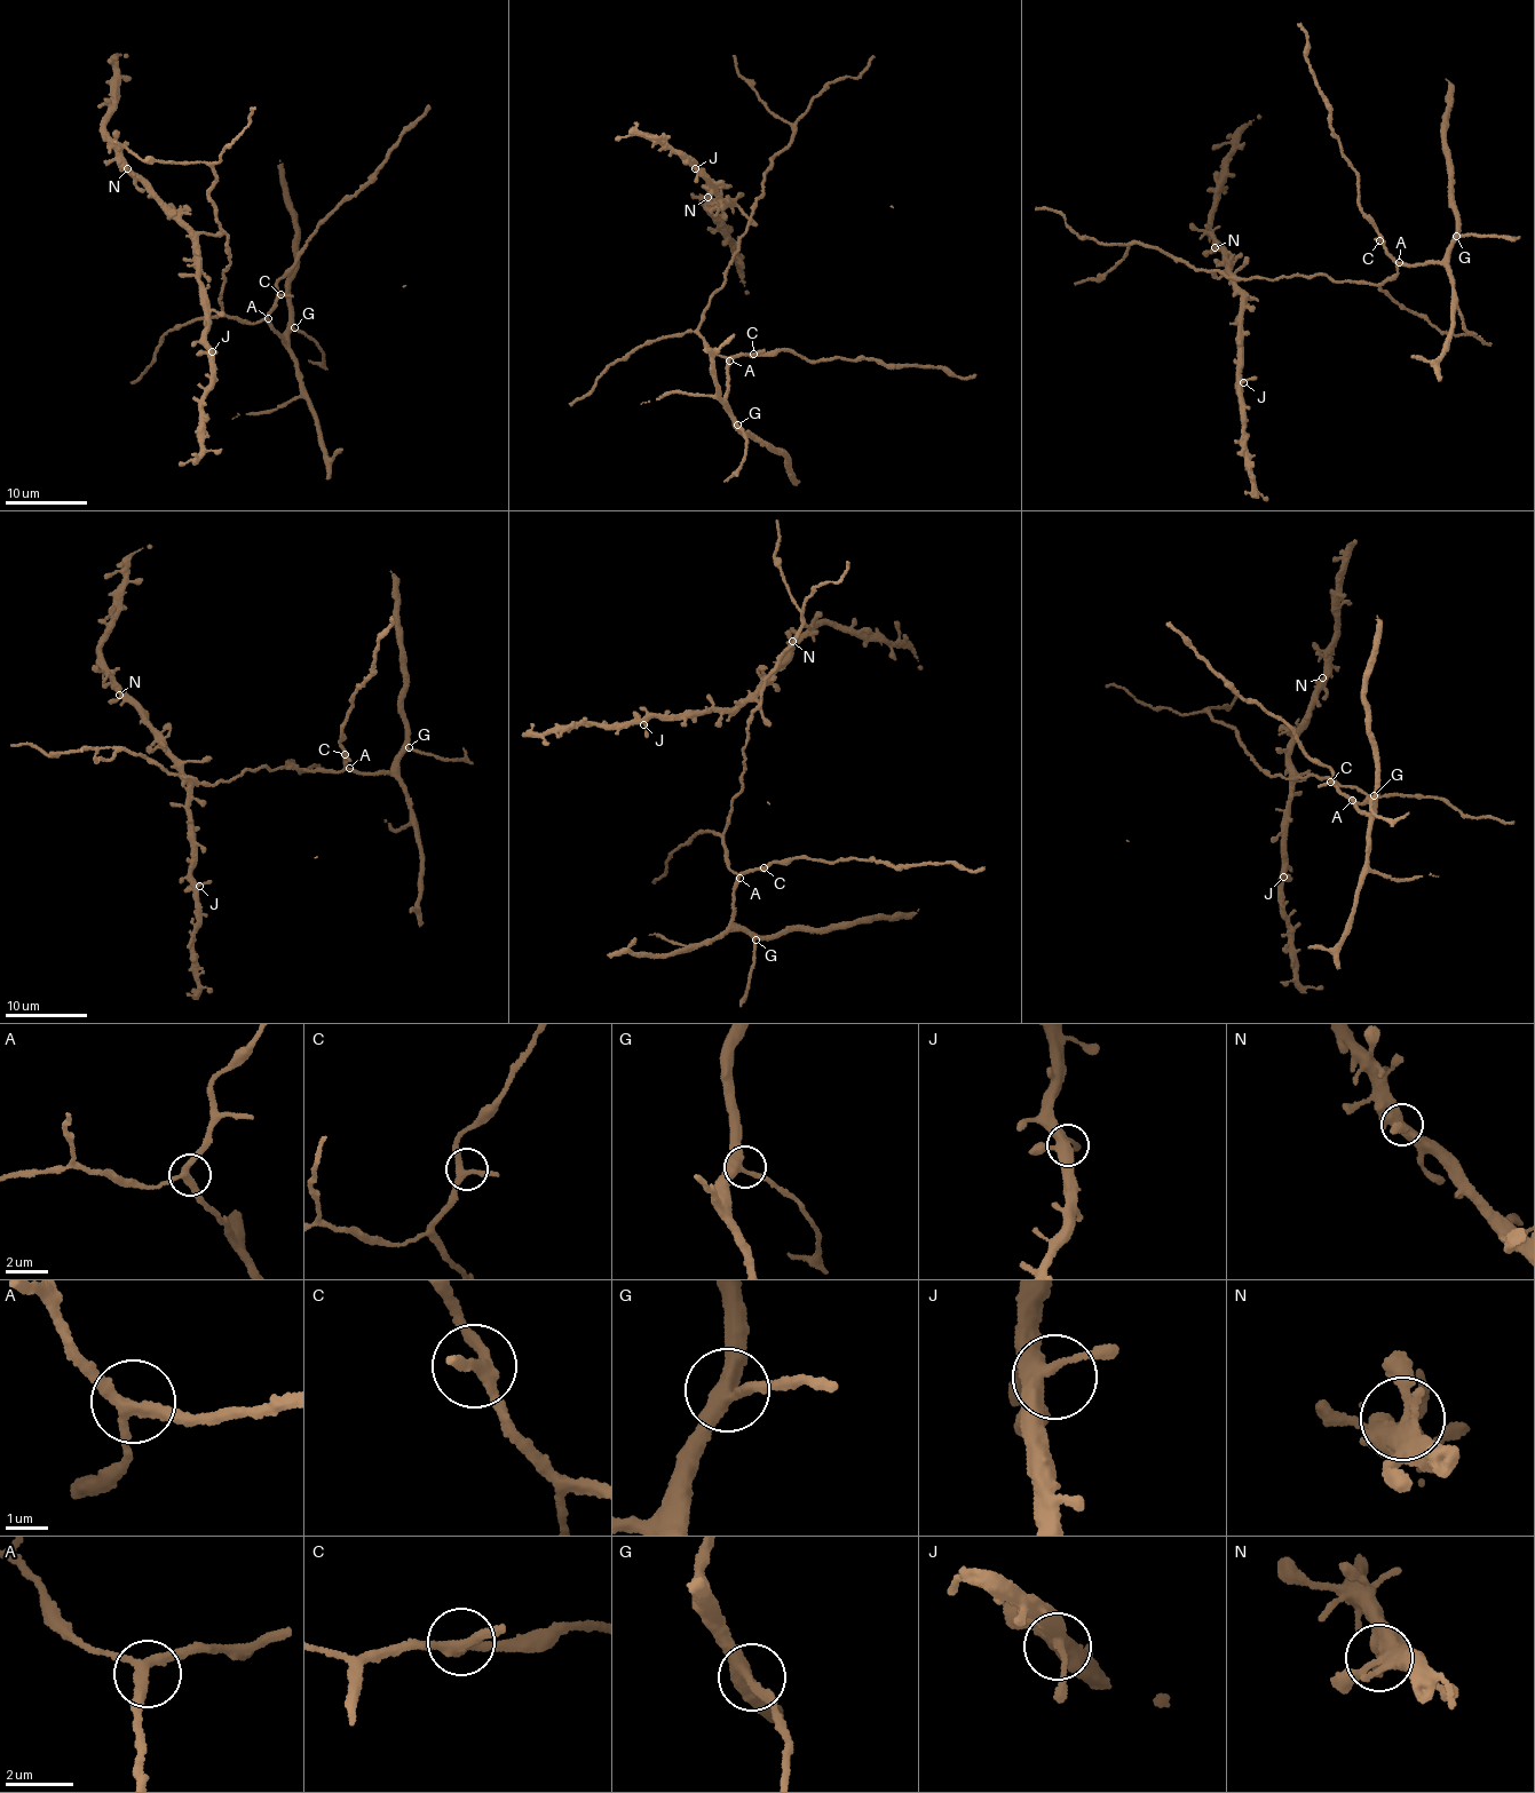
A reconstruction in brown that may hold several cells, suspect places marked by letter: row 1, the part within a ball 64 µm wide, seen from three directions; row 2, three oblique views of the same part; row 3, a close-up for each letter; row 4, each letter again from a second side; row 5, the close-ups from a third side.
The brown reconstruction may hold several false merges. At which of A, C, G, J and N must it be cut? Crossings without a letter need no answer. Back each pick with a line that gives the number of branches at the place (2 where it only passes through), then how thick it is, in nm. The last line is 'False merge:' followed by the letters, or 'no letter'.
False merge: no letter

